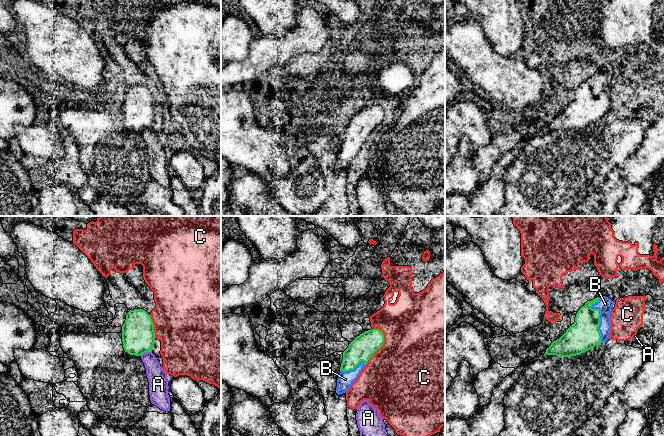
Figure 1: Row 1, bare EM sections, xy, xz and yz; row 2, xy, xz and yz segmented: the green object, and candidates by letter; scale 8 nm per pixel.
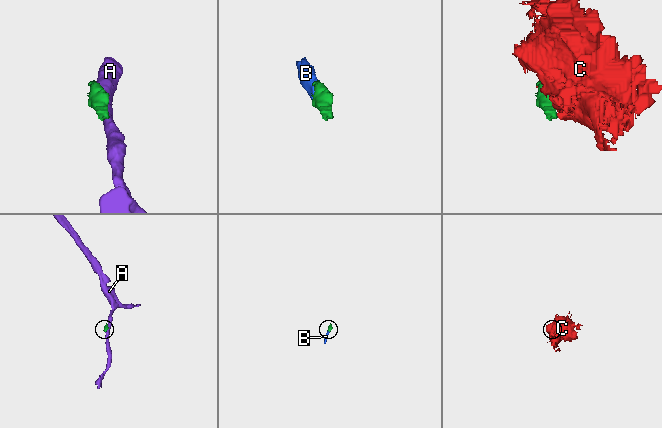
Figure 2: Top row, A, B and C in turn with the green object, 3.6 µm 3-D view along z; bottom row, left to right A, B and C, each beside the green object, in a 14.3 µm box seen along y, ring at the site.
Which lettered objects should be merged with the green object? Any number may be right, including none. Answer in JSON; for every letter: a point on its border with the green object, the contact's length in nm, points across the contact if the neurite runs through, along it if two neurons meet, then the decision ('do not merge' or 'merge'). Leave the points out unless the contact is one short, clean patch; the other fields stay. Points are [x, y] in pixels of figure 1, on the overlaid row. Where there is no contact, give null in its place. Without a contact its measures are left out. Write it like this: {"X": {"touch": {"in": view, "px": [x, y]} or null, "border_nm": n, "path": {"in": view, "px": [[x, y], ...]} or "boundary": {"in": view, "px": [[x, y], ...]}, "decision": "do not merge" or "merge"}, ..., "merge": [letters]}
{"A": {"touch": {"in": "xy", "px": [145, 352]}, "border_nm": 100, "boundary": {"in": "xy", "px": [[151, 351], [146, 351], [140, 355]]}, "decision": "do not merge"}, "B": {"touch": {"in": "yz", "px": [599, 317]}, "border_nm": 360, "path": {"in": "yz", "px": [[583, 335], [599, 317], [599, 310], [605, 304]]}, "decision": "merge"}, "C": {"touch": {"in": "xz", "px": [380, 347]}, "border_nm": 320, "boundary": {"in": "xz", "px": [[378, 328], [383, 334], [383, 344], [365, 365]]}, "decision": "do not merge"}, "merge": ["B"]}

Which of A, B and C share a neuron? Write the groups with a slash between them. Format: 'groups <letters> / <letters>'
groups A / B / C

